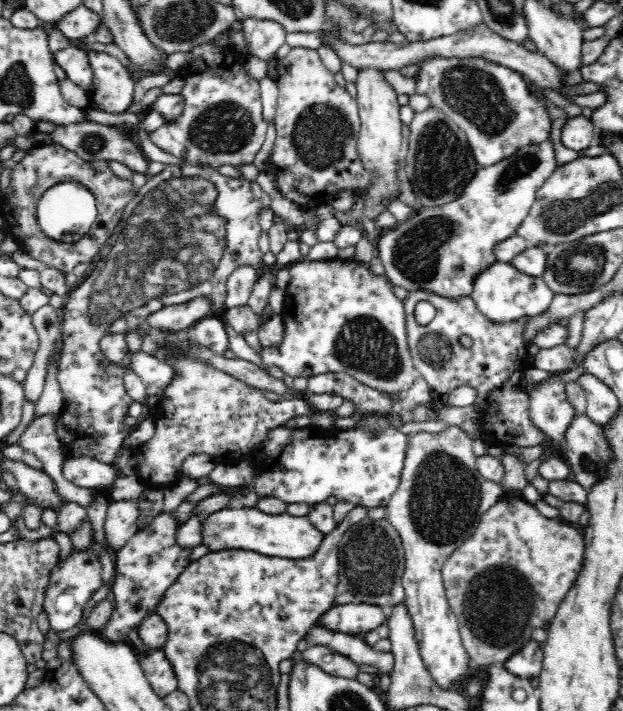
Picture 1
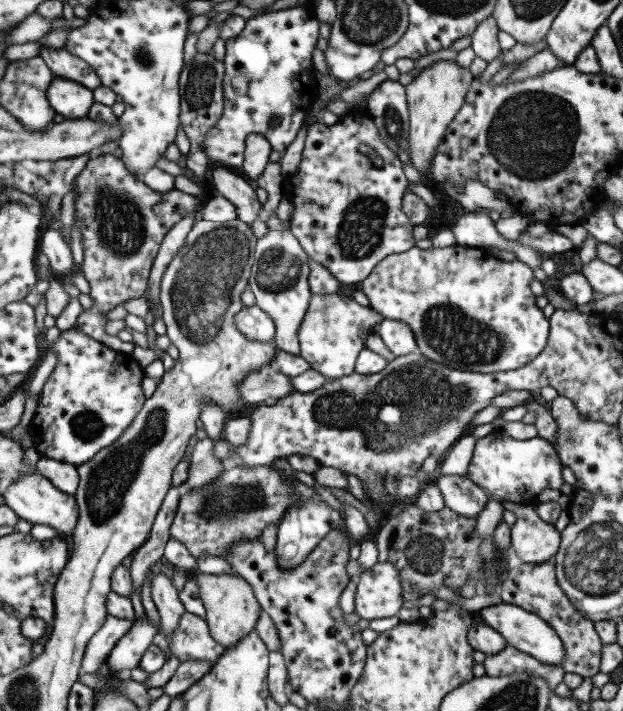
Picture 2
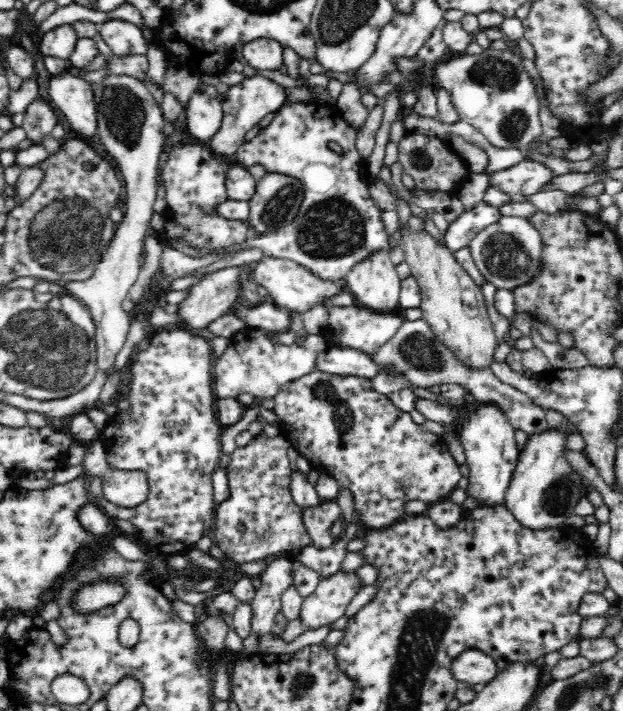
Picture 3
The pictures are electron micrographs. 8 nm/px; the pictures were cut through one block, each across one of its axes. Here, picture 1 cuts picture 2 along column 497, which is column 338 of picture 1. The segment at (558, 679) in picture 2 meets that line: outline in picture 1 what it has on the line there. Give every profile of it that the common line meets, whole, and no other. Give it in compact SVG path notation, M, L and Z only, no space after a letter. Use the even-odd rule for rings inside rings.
M316 644L300 653L308 664L319 666L328 675L356 679L359 672L358 664L347 656Z

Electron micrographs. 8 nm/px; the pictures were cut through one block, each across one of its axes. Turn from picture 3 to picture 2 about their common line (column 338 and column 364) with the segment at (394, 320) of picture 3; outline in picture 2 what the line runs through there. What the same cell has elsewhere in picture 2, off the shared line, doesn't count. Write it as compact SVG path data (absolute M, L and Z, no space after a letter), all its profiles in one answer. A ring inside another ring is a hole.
M340 292L324 295L312 293L307 313L297 332L300 356L310 369L317 370L328 380L348 376L355 372L355 364L366 339L376 332L383 319L372 307L362 306Z

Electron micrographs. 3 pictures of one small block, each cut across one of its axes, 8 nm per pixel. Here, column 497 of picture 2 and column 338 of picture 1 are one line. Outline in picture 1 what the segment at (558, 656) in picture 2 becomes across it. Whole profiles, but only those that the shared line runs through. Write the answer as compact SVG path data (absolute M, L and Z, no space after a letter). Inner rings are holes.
M335 604L318 620L318 624L332 630L362 636L364 633L375 630L385 624L388 610L369 604Z

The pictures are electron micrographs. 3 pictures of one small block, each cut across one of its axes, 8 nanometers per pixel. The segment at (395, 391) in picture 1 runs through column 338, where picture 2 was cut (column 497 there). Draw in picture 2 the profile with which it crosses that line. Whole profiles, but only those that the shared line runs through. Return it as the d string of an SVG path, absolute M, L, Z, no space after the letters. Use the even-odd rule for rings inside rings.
M460 244L446 248L431 247L429 249L420 249L419 247L413 246L406 252L384 257L384 260L381 260L362 282L362 291L368 297L370 302L369 306L376 312L379 312L384 319L399 320L406 324L410 330L414 331L416 342L419 346L418 352L422 353L426 358L434 362L439 362L440 364L445 364L453 369L488 374L522 368L522 366L534 360L546 346L550 323L549 319L542 313L542 309L536 305L537 296L530 291L530 284L535 276L536 274L530 266L524 264L524 262L518 260L504 261L494 257L493 254L484 248L467 247Z

